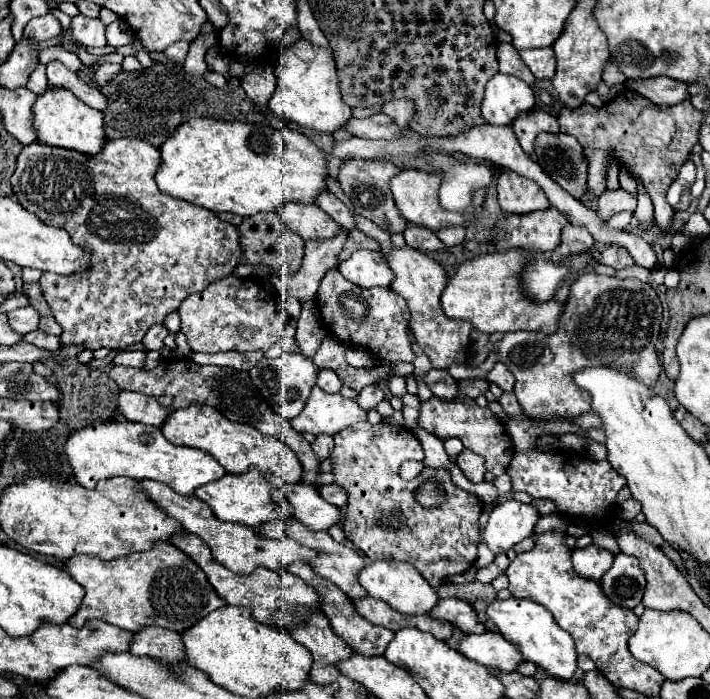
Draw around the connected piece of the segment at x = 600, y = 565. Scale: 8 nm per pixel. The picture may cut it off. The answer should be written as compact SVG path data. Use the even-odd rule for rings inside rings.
M588 545L584 549L572 551L574 571L578 575L582 575L584 579L600 581L602 575L610 569L612 561L614 561L614 555L602 547L596 547L596 545Z

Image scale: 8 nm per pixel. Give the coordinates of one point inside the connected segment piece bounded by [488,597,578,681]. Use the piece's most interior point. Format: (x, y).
(531, 628)

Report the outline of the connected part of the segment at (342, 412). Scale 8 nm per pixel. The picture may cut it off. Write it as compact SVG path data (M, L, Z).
M314 387L304 411L290 419L290 425L298 433L336 435L344 427L360 421L366 421L366 411L356 403L356 399L344 399L340 393L330 395L320 387Z

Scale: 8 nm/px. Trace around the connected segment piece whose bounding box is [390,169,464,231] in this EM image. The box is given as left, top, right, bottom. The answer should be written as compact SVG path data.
M408 169L398 173L396 177L390 179L390 191L394 195L394 203L400 209L402 217L408 223L420 225L420 227L428 227L432 231L438 231L442 227L450 227L450 225L462 225L464 219L460 213L450 213L444 211L438 205L438 187L440 187L440 177L435 173L424 173L424 171L416 171L416 169Z

